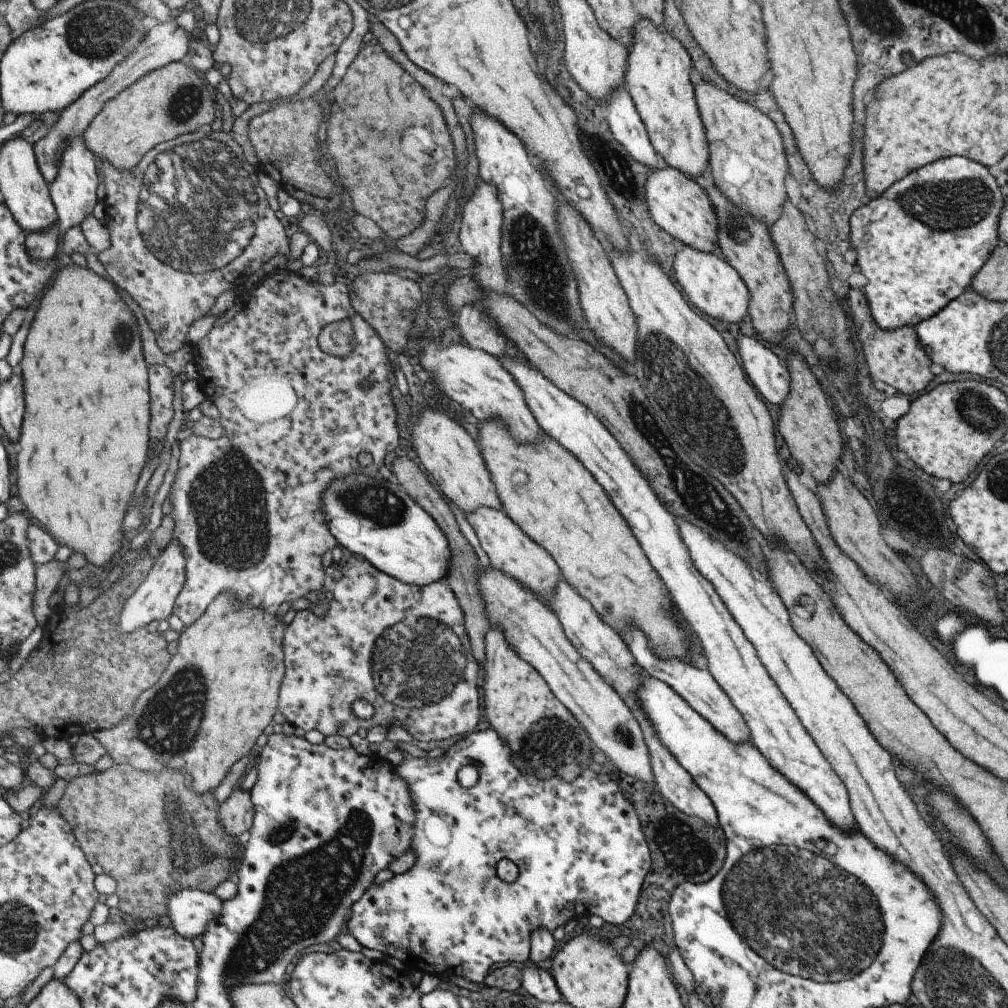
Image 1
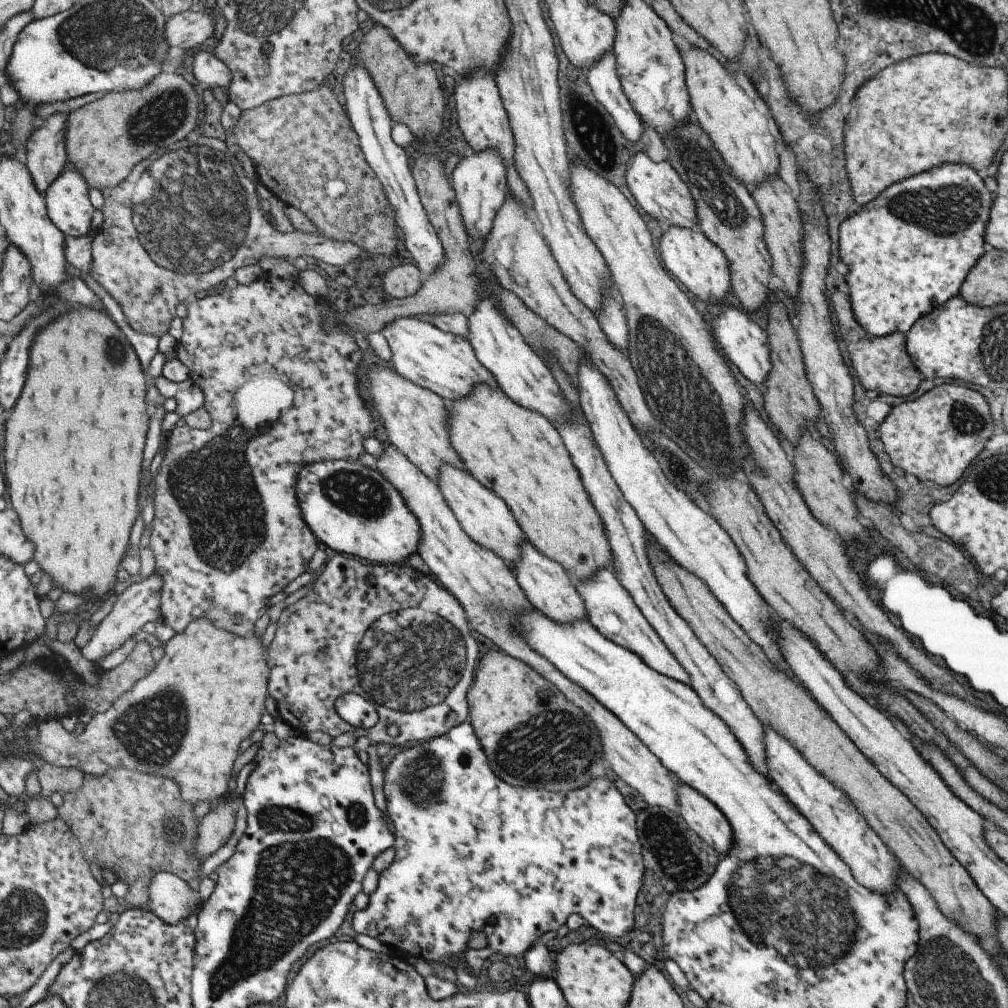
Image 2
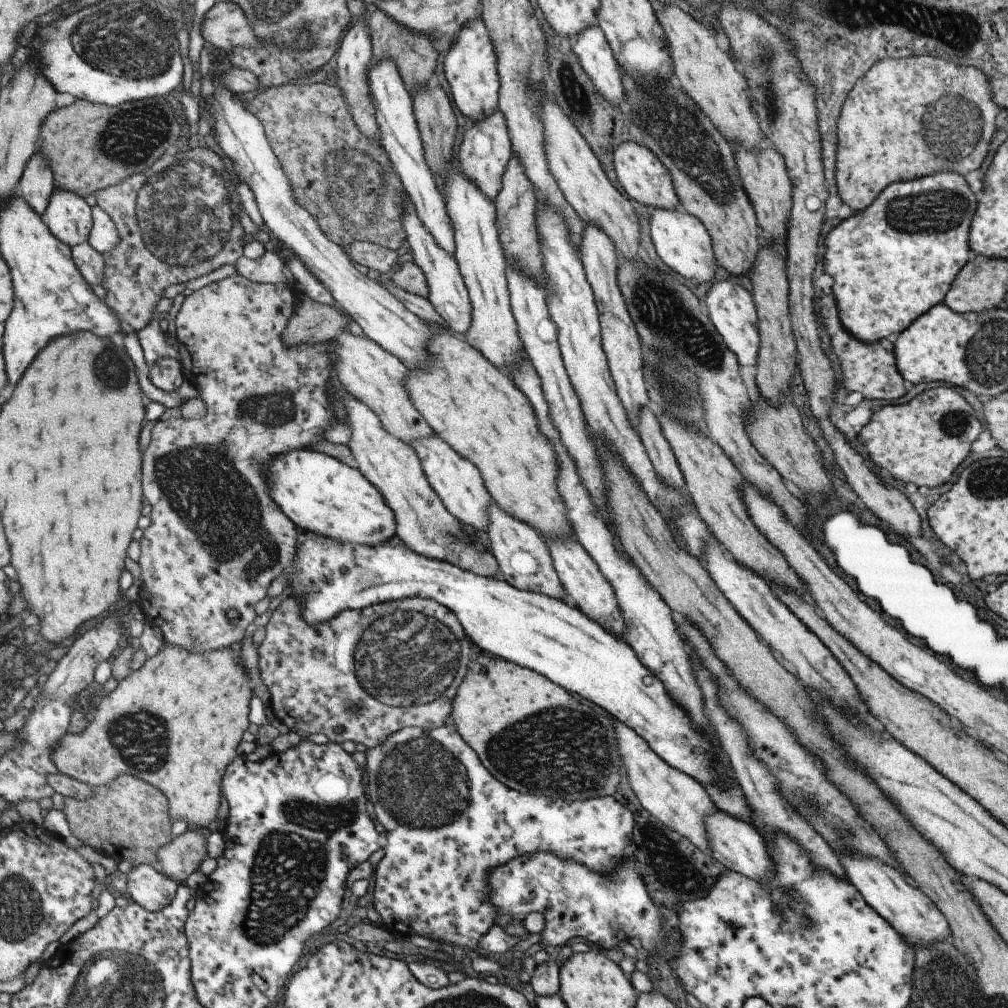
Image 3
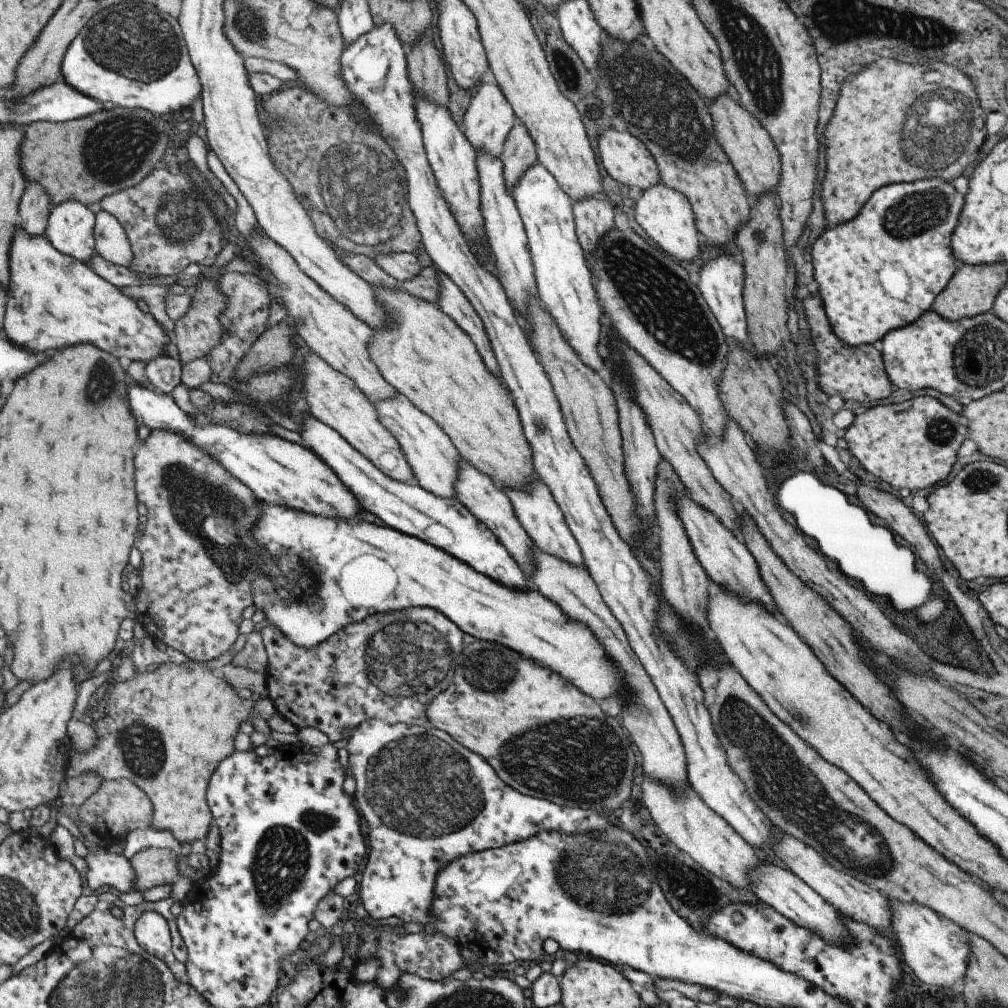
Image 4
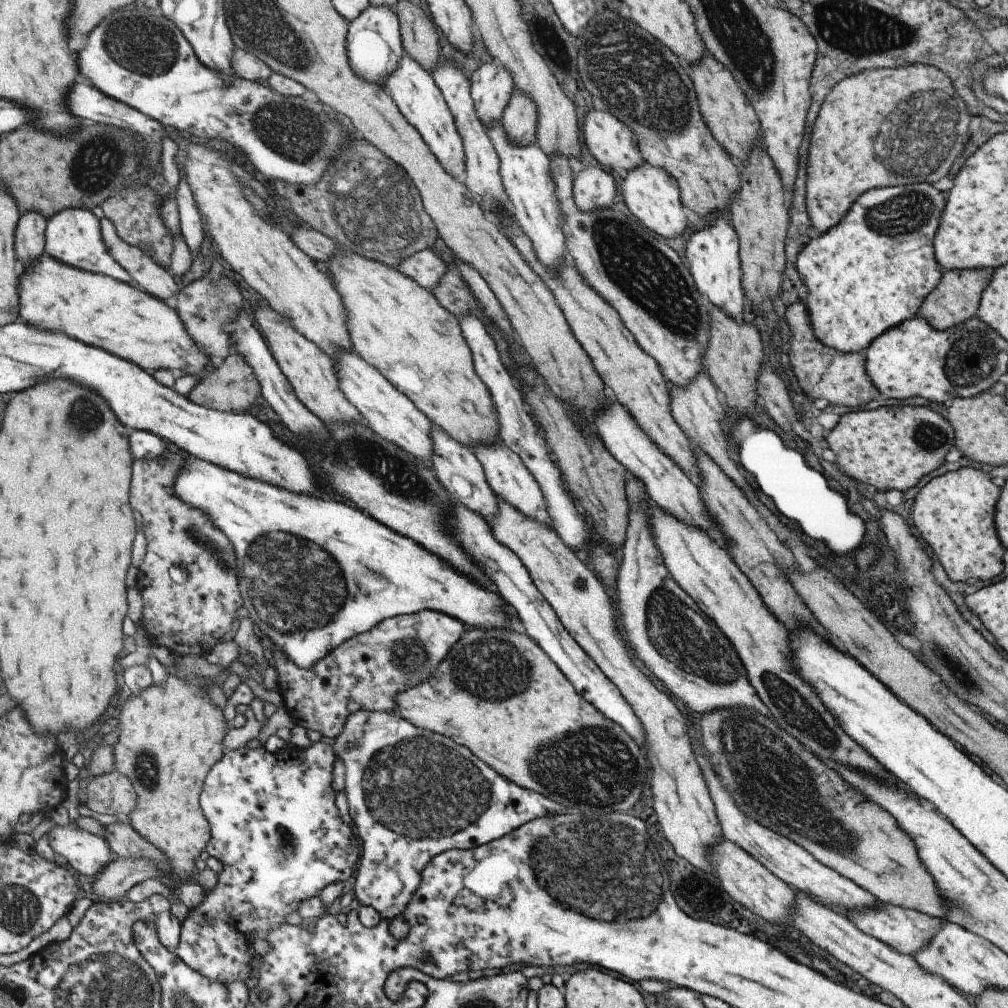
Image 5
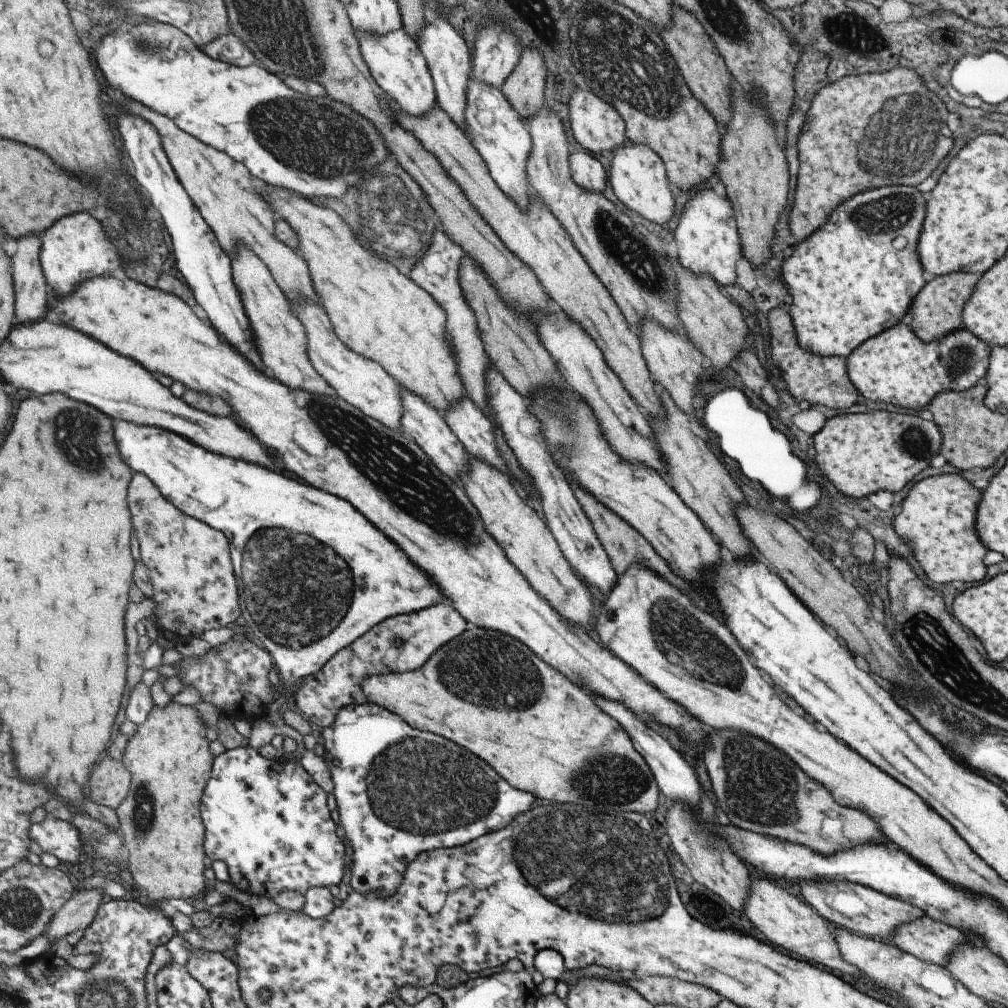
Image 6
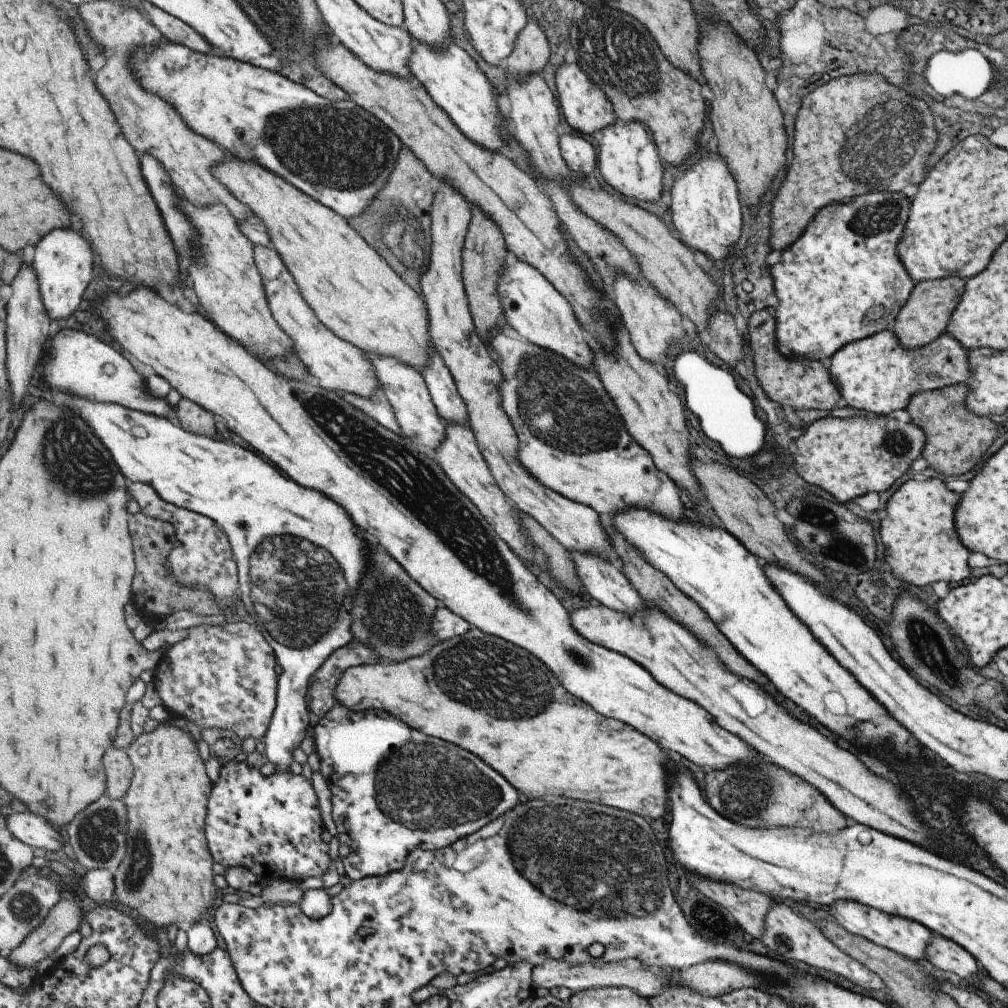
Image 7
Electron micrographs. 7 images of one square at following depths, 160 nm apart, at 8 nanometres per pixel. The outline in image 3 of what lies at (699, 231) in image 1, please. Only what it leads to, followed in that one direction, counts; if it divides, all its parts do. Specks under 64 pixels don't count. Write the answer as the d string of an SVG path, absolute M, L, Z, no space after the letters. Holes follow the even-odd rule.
M624 142L613 149L612 163L619 186L635 202L645 206L652 206L654 209L665 209L668 211L680 208L672 185L670 172L649 149L639 147L633 142L627 142L627 144Z

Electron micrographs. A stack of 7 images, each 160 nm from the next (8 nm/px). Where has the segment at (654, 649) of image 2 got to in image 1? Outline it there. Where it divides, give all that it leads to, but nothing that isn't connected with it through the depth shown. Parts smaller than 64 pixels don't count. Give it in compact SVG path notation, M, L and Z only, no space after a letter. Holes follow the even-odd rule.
M626 627L619 633L621 640L628 646L628 651L635 659L637 666L641 667L649 677L663 681L672 688L681 699L696 710L722 737L733 744L749 743L750 734L746 722L739 711L731 704L729 697L723 689L713 680L705 667L685 664L676 659L658 659L650 650L645 635L636 627Z

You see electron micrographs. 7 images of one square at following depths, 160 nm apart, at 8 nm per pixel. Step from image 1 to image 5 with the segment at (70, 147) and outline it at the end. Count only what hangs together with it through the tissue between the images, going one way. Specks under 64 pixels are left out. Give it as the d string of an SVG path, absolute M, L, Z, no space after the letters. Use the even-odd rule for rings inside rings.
M65 209L56 217L50 218L46 227L46 254L59 260L59 262L63 262L63 264L73 266L73 268L85 272L105 274L115 280L129 284L137 290L141 288L137 280L109 252L109 246L105 244L100 219L91 210Z

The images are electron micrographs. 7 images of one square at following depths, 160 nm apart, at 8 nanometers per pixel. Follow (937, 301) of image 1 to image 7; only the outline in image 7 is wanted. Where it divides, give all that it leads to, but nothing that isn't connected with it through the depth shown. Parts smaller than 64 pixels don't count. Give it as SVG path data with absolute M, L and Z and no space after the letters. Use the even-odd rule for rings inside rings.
M873 191L867 194L857 195L852 199L845 200L843 203L829 203L820 208L799 238L793 244L781 251L781 258L776 265L769 267L770 277L772 278L773 290L775 296L779 299L779 305L772 311L775 324L775 344L776 349L787 358L813 359L814 361L822 361L826 363L843 345L850 342L864 339L879 331L885 331L885 328L895 320L897 313L908 299L911 289L915 282L910 276L905 274L905 267L901 264L897 242L900 241L901 235L904 233L904 225L908 217L910 202L901 191Z

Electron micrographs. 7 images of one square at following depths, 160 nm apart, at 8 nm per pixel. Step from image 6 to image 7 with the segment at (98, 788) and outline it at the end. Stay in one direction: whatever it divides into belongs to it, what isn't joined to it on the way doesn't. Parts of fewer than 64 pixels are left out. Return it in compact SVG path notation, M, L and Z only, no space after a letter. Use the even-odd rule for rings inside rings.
M113 746L113 750L105 754L105 766L109 770L105 795L121 801L128 793L134 779L134 766L128 751Z

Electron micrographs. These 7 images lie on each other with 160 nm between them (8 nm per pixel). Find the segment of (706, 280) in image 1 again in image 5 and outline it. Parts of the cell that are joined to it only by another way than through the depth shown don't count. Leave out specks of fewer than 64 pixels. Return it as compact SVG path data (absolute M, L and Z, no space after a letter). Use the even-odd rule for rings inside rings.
M645 162L627 170L621 182L621 194L624 211L639 220L648 230L653 230L657 236L673 238L685 230L687 220L681 208L677 184L665 170L654 168Z

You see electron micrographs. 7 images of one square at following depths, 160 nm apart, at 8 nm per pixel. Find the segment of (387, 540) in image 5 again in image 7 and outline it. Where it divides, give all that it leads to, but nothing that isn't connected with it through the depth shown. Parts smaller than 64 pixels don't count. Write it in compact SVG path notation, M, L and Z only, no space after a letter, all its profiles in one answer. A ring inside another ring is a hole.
M75 398L75 402L73 410L77 410L77 414L81 414L93 430L97 430L101 442L113 450L113 456L129 482L139 481L153 486L167 502L213 519L228 534L240 574L241 612L265 636L265 642L281 666L277 706L261 747L265 760L275 764L276 771L289 773L293 764L291 752L301 744L309 724L309 712L305 706L309 680L334 650L352 639L349 604L352 604L351 596L355 594L361 574L367 568L369 544L361 538L357 526L349 520L341 506L331 502L321 492L303 488L281 476L259 454L253 454L239 444L235 446L223 440L205 438L185 430L177 421L115 403L99 404L85 398Z

